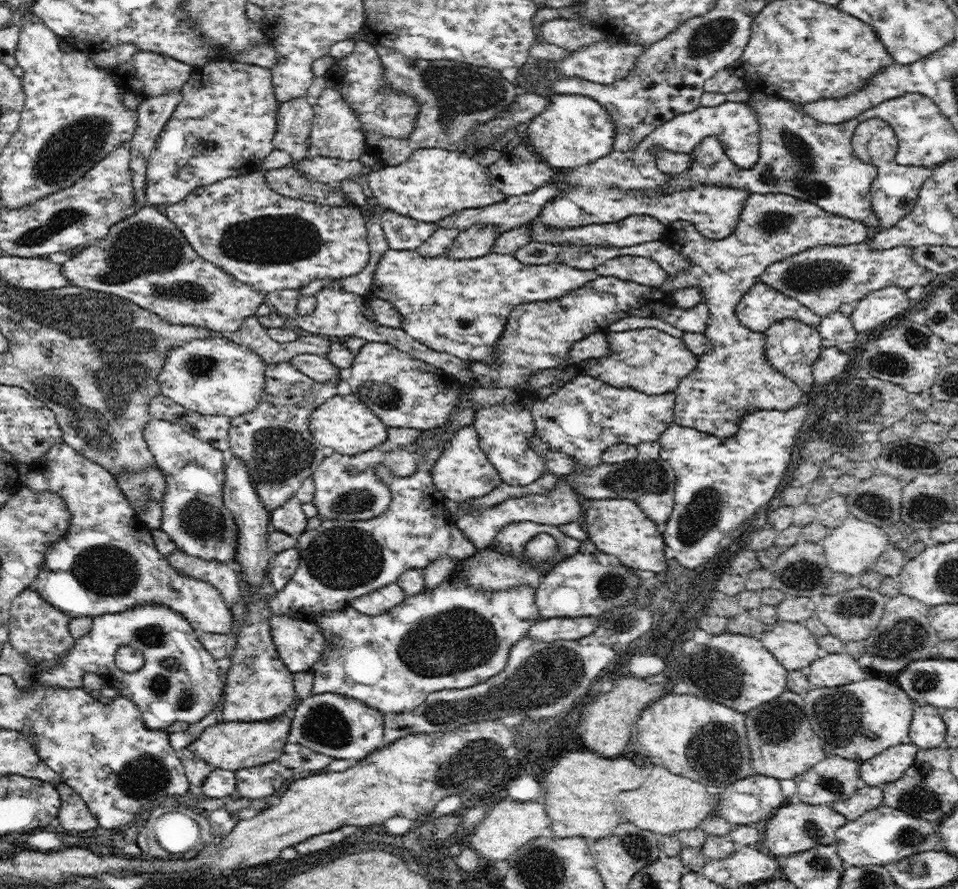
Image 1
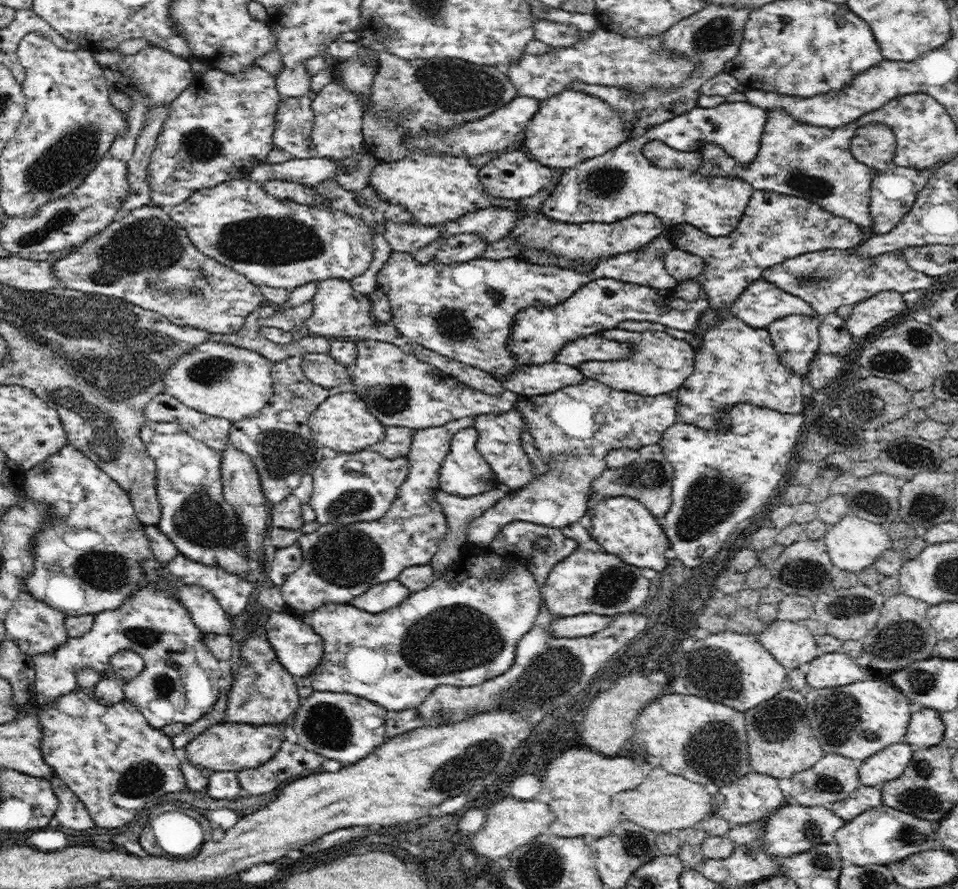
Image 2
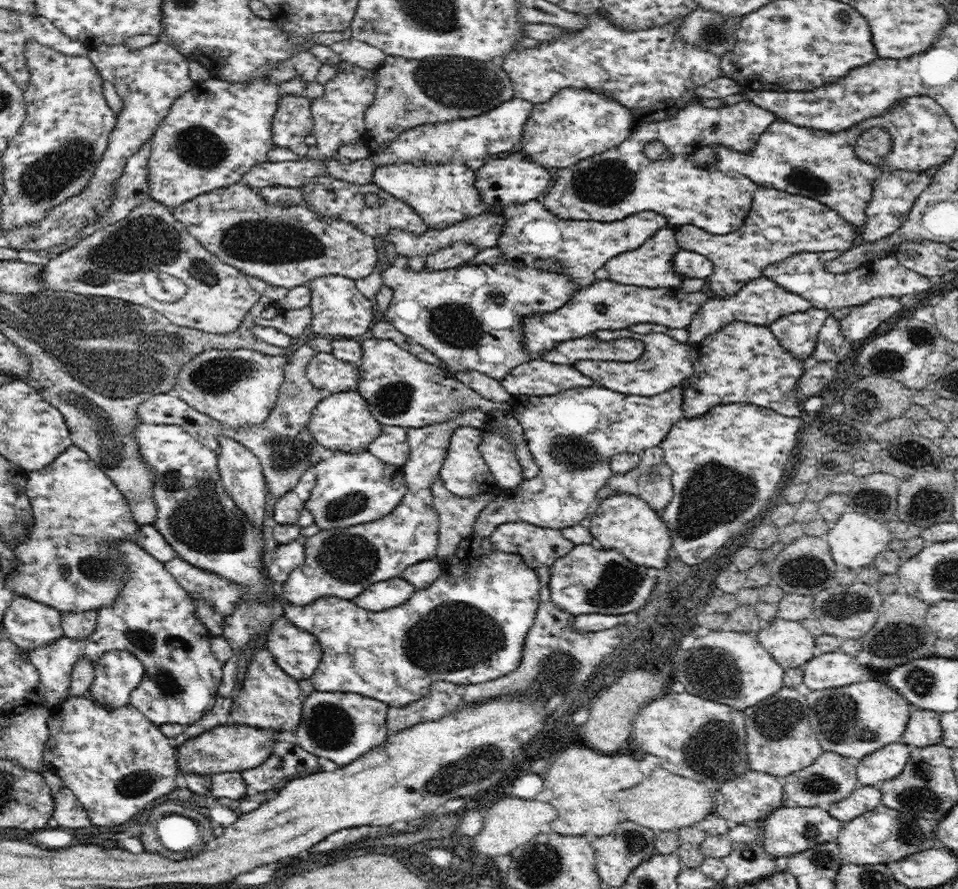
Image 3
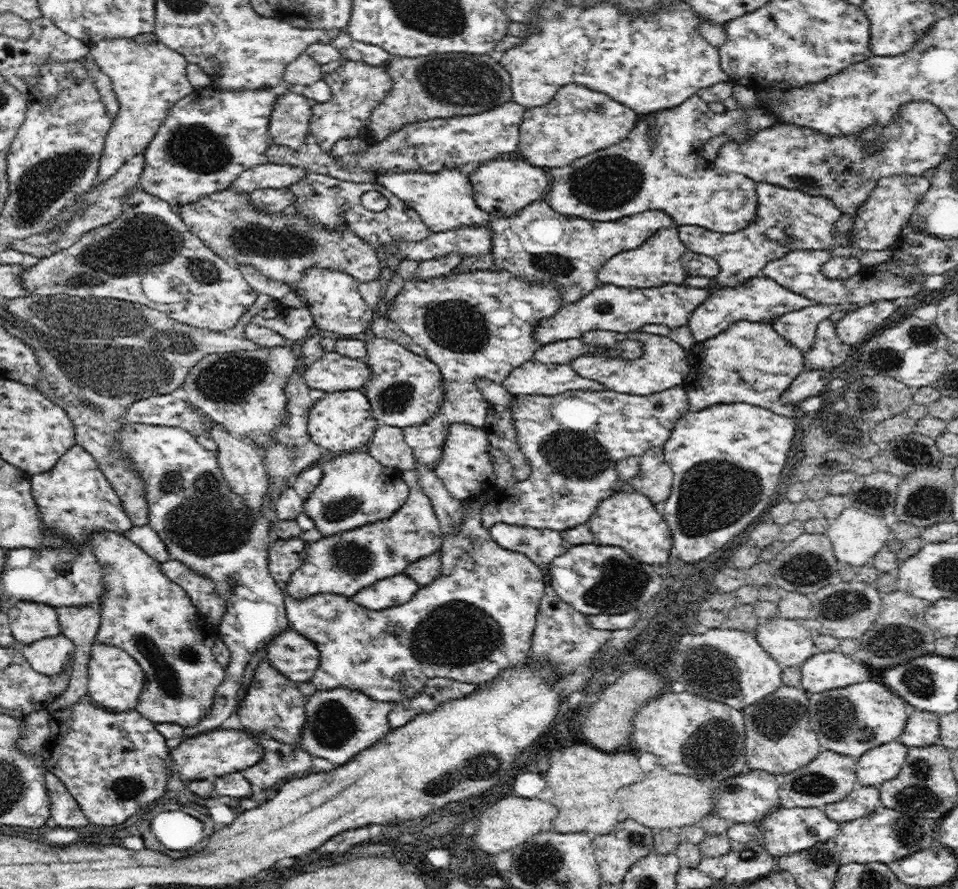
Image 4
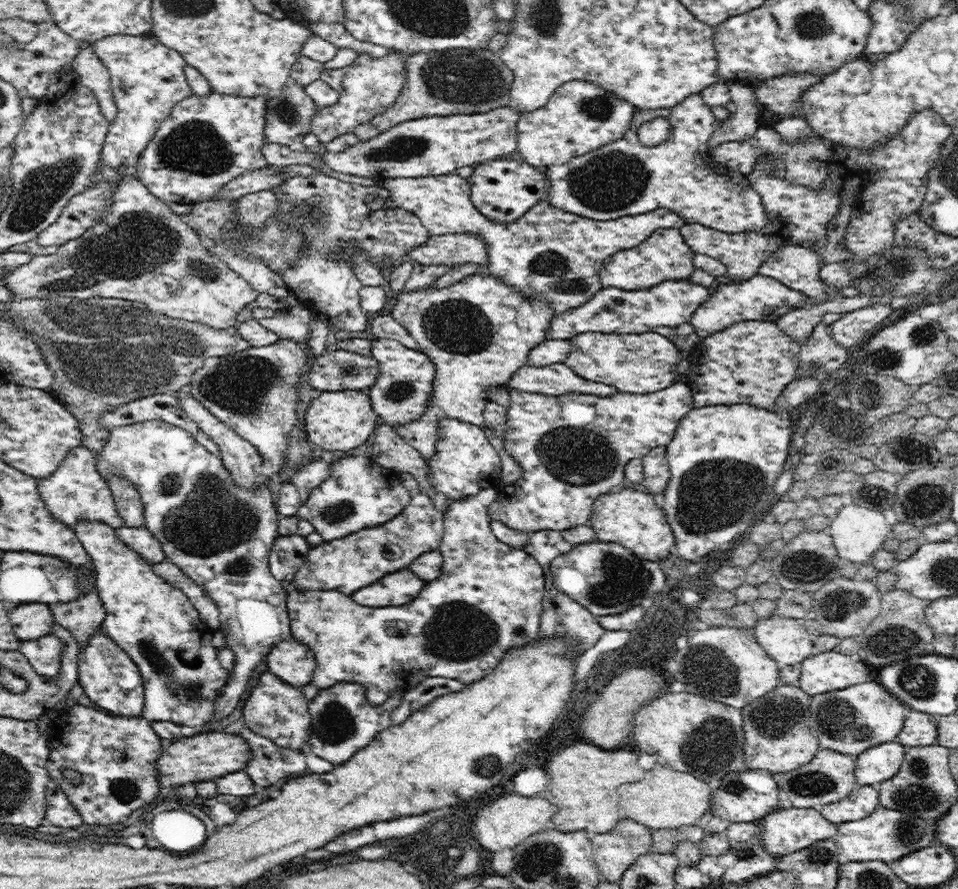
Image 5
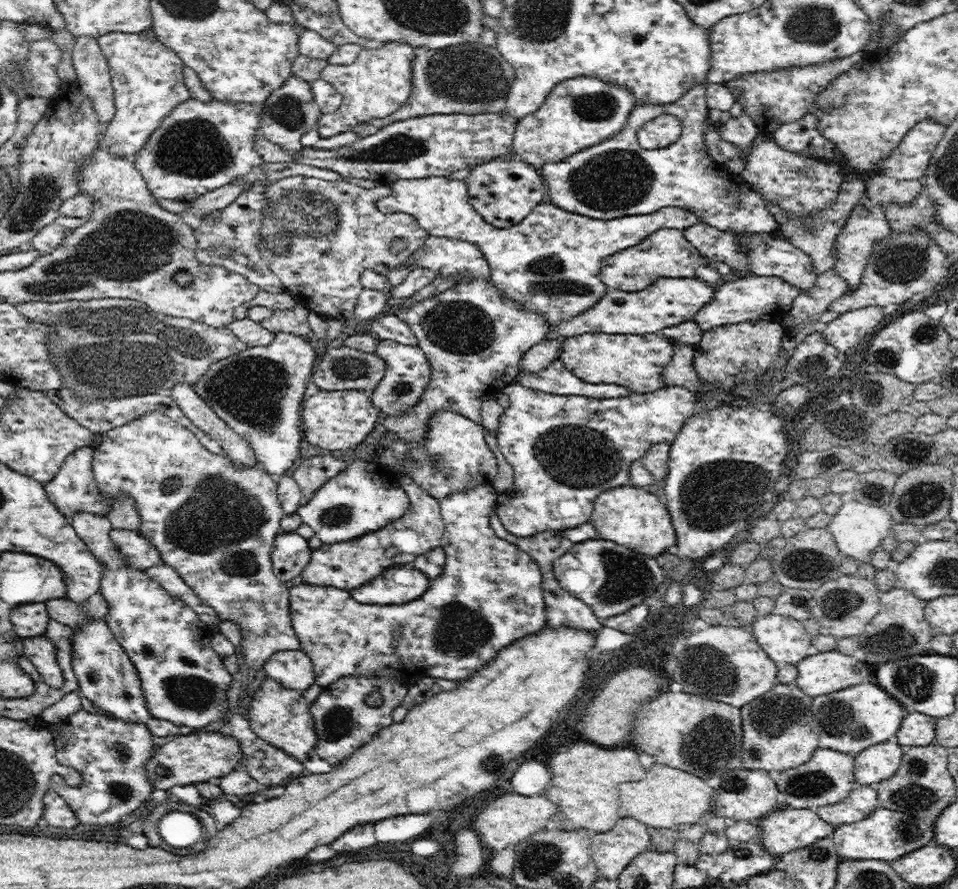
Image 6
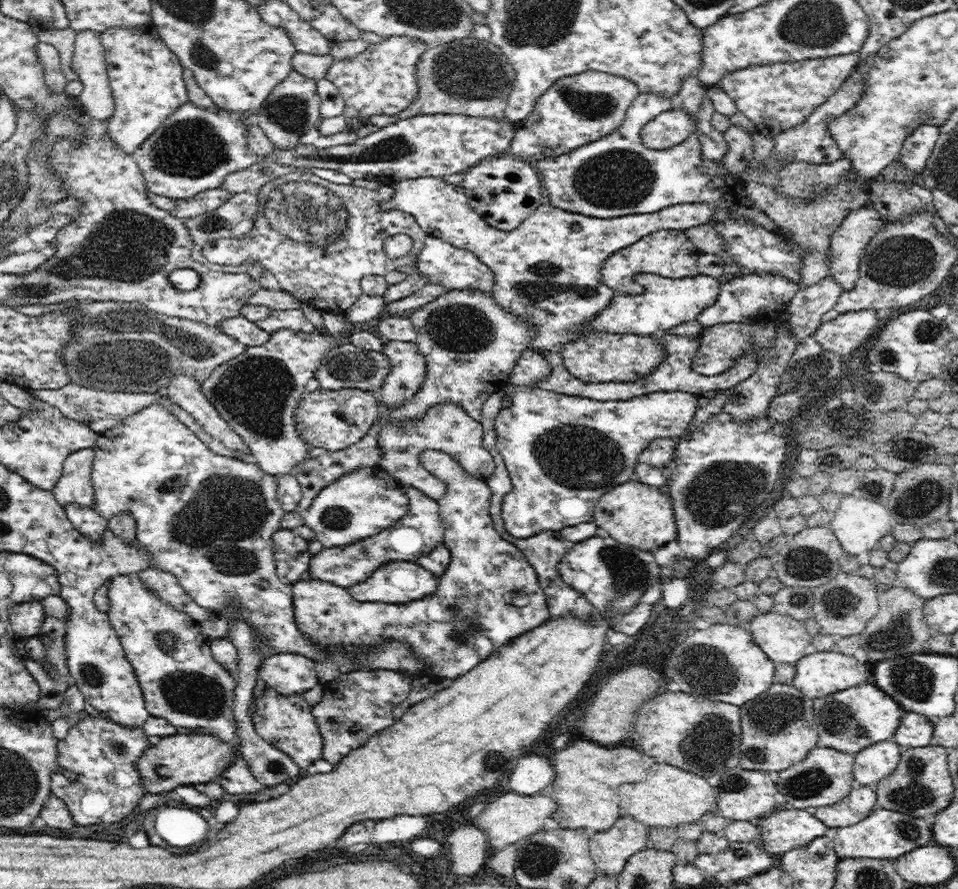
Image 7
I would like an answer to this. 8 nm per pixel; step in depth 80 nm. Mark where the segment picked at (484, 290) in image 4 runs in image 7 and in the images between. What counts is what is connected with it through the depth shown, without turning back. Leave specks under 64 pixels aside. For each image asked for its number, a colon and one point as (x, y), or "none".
5: (477, 332)
6: (474, 338)
7: (470, 345)

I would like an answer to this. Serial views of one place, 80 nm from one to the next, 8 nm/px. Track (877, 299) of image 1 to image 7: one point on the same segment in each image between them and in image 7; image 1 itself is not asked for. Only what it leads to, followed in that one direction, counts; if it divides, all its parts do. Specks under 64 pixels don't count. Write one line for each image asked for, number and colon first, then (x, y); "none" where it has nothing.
2: (866, 315)
3: (862, 320)
4: (857, 325)
5: (856, 327)
6: (854, 327)
7: (842, 335)

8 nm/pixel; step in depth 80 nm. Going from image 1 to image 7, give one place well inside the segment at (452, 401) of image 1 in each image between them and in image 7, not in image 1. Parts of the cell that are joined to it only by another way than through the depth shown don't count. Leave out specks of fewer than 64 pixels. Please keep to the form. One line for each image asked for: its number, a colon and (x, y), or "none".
2: (399, 389)
3: (401, 389)
4: (405, 389)
5: (404, 385)
6: (407, 371)
7: (407, 372)

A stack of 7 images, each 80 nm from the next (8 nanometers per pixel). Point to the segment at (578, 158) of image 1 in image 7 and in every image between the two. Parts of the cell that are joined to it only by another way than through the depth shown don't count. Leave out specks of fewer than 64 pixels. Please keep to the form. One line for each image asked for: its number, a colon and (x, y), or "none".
2: (572, 126)
3: (576, 123)
4: (578, 121)
5: (580, 116)
6: (580, 112)
7: (578, 109)

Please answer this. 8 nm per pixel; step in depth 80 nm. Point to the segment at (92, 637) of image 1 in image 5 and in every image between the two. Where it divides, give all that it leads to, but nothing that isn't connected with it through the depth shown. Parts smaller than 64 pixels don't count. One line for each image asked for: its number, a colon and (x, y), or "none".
2: (179, 684)
3: (153, 617)
4: (153, 619)
5: (160, 629)

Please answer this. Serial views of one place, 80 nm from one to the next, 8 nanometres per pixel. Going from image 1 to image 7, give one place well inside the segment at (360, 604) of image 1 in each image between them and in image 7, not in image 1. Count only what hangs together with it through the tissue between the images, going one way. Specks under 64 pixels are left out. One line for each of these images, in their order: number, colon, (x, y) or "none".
2: (382, 596)
3: (390, 593)
4: (398, 589)
5: (394, 589)
6: (402, 583)
7: (401, 581)

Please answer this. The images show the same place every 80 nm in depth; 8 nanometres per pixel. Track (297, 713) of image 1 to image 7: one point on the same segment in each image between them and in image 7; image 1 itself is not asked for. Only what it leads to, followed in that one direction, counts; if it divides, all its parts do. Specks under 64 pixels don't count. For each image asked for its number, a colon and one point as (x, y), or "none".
2: (344, 727)
3: (341, 726)
4: (340, 722)
5: (343, 721)
6: (344, 720)
7: (354, 707)

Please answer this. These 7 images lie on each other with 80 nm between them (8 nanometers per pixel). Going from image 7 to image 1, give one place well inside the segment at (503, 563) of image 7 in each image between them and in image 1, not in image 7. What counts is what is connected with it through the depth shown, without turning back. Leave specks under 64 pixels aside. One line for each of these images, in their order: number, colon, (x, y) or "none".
1: (454, 636)
2: (461, 631)
3: (469, 626)
4: (477, 619)
5: (488, 598)
6: (490, 593)

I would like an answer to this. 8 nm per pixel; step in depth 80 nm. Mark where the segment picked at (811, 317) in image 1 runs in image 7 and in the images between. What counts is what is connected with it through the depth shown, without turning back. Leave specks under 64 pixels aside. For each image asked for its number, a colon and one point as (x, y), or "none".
2: (761, 303)
3: (762, 301)
4: (761, 300)
5: (761, 298)
6: (754, 298)
7: (755, 298)

